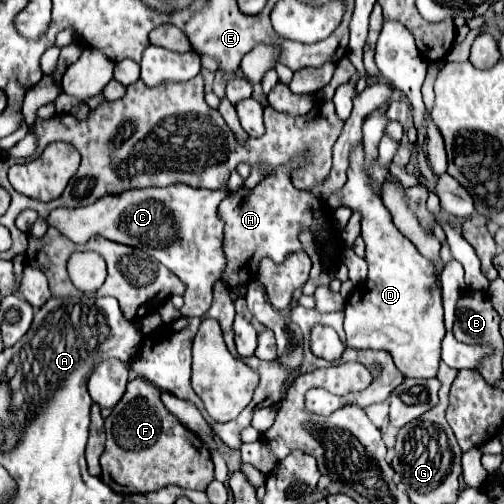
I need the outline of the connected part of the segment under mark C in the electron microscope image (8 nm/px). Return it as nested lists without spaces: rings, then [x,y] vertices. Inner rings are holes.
[[[187,184],[127,190],[117,196],[105,196],[91,206],[57,208],[45,218],[45,222],[75,244],[85,244],[91,236],[103,236],[149,252],[187,286],[183,294],[185,304],[179,310],[181,316],[203,316],[213,300],[213,284],[221,280],[221,268],[225,266],[225,252],[221,252],[223,224],[217,214],[225,196],[227,190],[193,188]],[[163,210],[173,218],[175,232],[163,232]]]

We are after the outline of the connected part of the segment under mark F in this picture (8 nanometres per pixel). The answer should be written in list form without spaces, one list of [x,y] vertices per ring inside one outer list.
[[[135,378],[127,384],[127,392],[119,400],[119,404],[111,410],[111,414],[105,418],[105,450],[101,454],[101,468],[103,468],[103,482],[109,484],[117,492],[117,484],[123,486],[127,492],[153,492],[161,490],[165,486],[181,486],[187,490],[205,490],[215,478],[213,478],[213,462],[207,446],[203,440],[185,428],[161,402],[161,390],[157,390],[151,382],[143,378]]]

